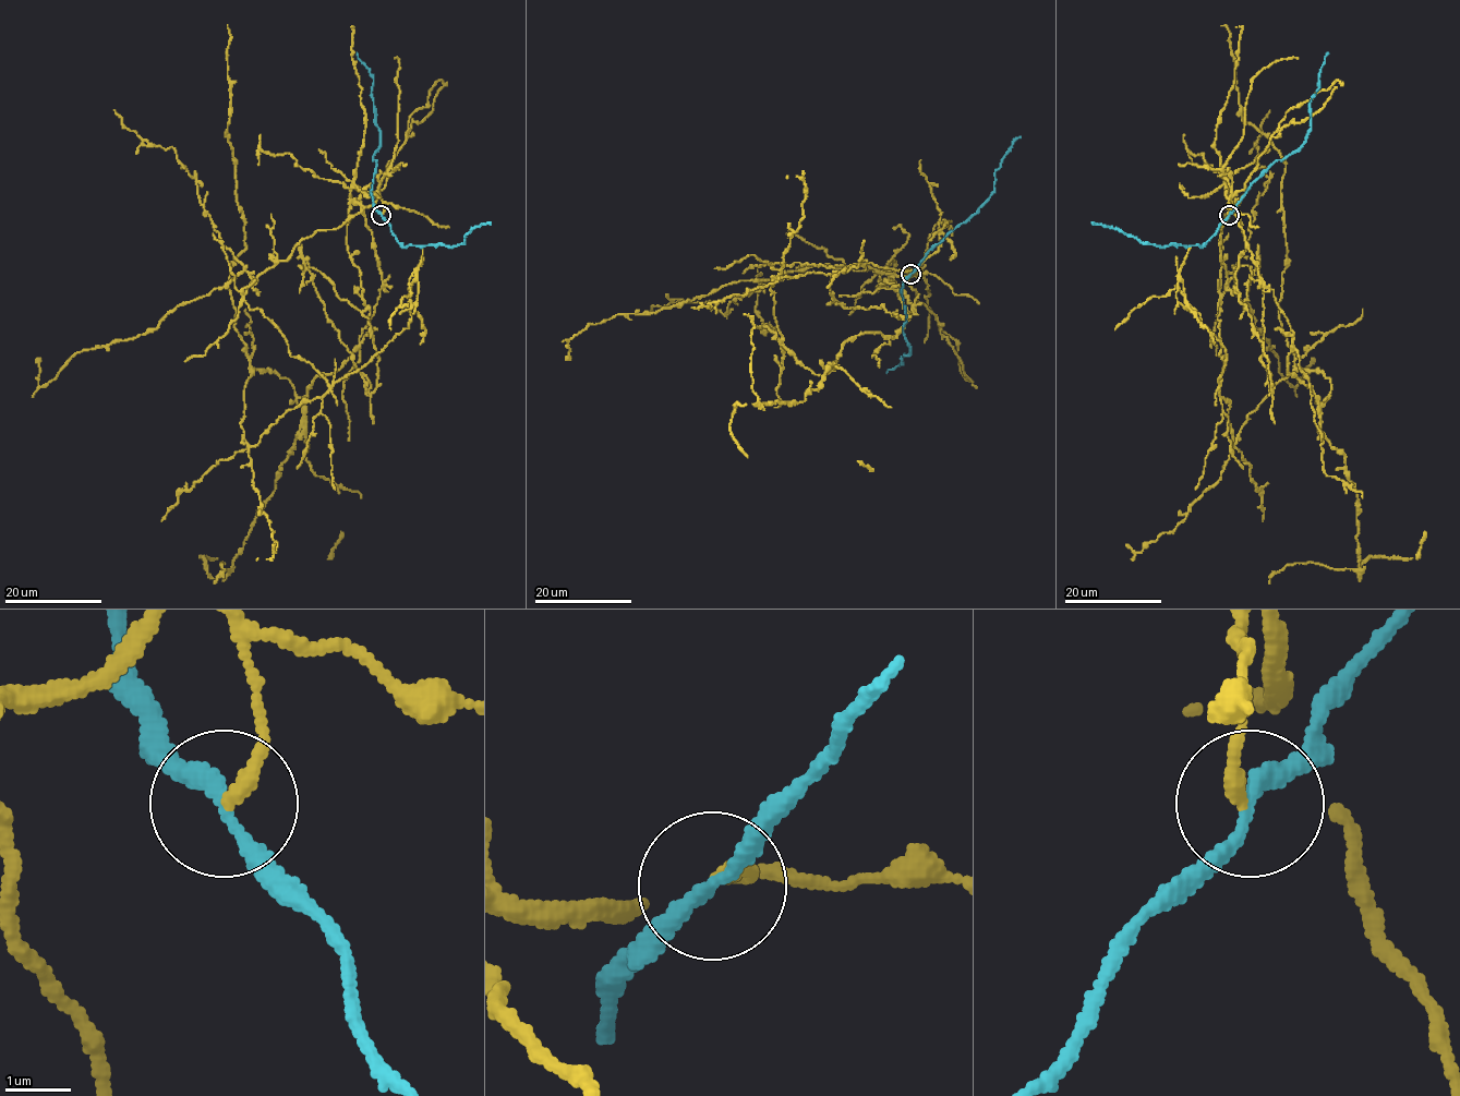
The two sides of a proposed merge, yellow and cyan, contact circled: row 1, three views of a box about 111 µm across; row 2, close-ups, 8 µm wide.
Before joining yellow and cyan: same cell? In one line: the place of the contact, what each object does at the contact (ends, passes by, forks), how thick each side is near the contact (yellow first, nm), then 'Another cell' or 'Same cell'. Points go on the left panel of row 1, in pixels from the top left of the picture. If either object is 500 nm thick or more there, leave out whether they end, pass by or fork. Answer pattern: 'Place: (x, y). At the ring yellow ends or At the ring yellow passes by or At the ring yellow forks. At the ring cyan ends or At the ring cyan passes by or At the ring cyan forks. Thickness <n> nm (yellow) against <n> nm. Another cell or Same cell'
Place: (381, 215). At the ring yellow ends. At the ring cyan passes by. Thickness 220 nm (yellow) against 240 nm. Another cell

